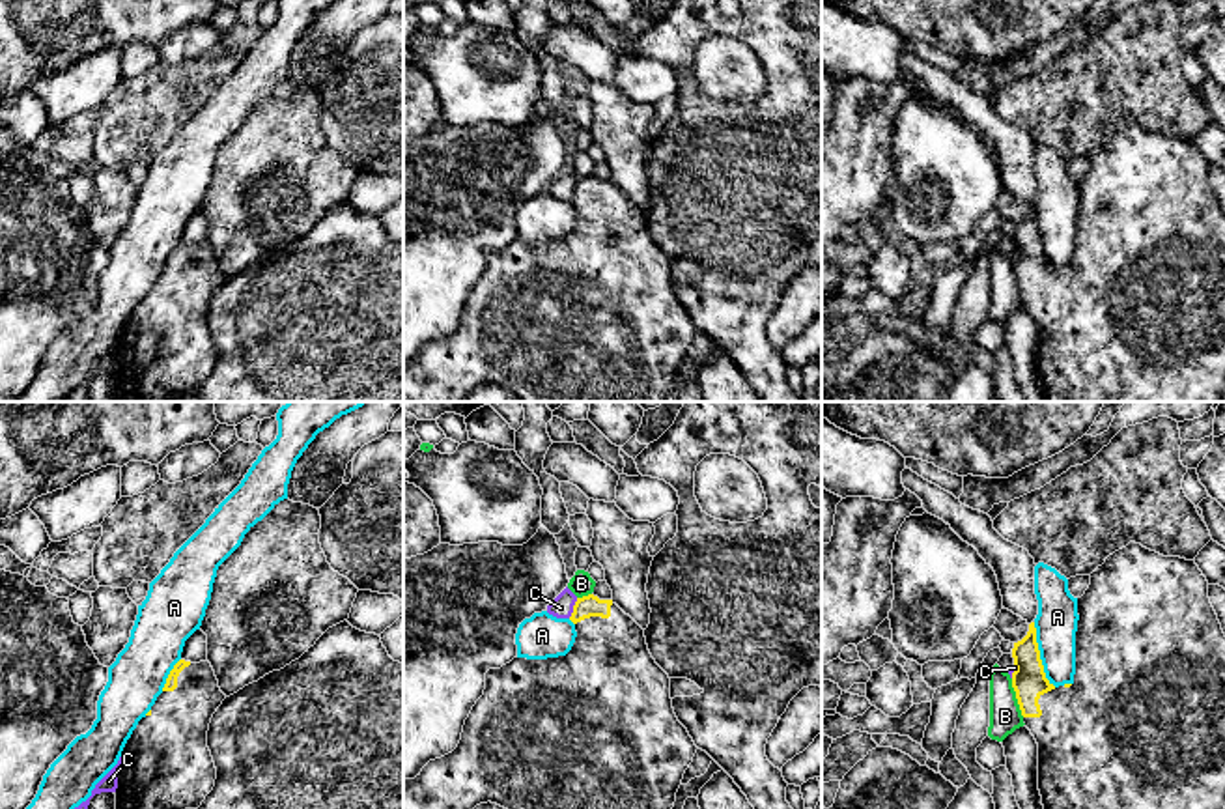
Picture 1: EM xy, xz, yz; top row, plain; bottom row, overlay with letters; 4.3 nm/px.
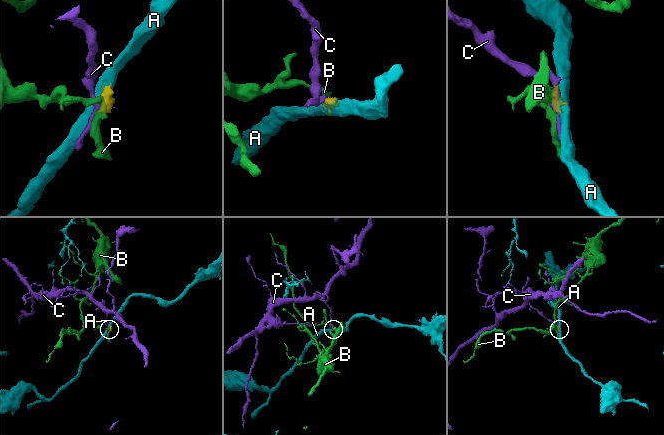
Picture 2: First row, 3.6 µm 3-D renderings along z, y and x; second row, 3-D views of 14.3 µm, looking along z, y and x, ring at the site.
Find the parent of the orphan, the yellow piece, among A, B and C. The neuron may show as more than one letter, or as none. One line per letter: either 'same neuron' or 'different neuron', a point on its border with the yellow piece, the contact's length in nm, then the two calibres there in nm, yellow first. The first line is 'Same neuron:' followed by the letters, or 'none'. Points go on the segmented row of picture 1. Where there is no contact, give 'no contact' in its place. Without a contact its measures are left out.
Same neuron: none
A: different neuron; contact yz (1039, 654); length 300 nm; calibres 150 and 180 nm
B: different neuron; contact yz (1016, 697); length 180 nm; calibres 150 and 140 nm
C: different neuron; contact xz (574, 608); length 100 nm; calibres 100 and 100 nm

